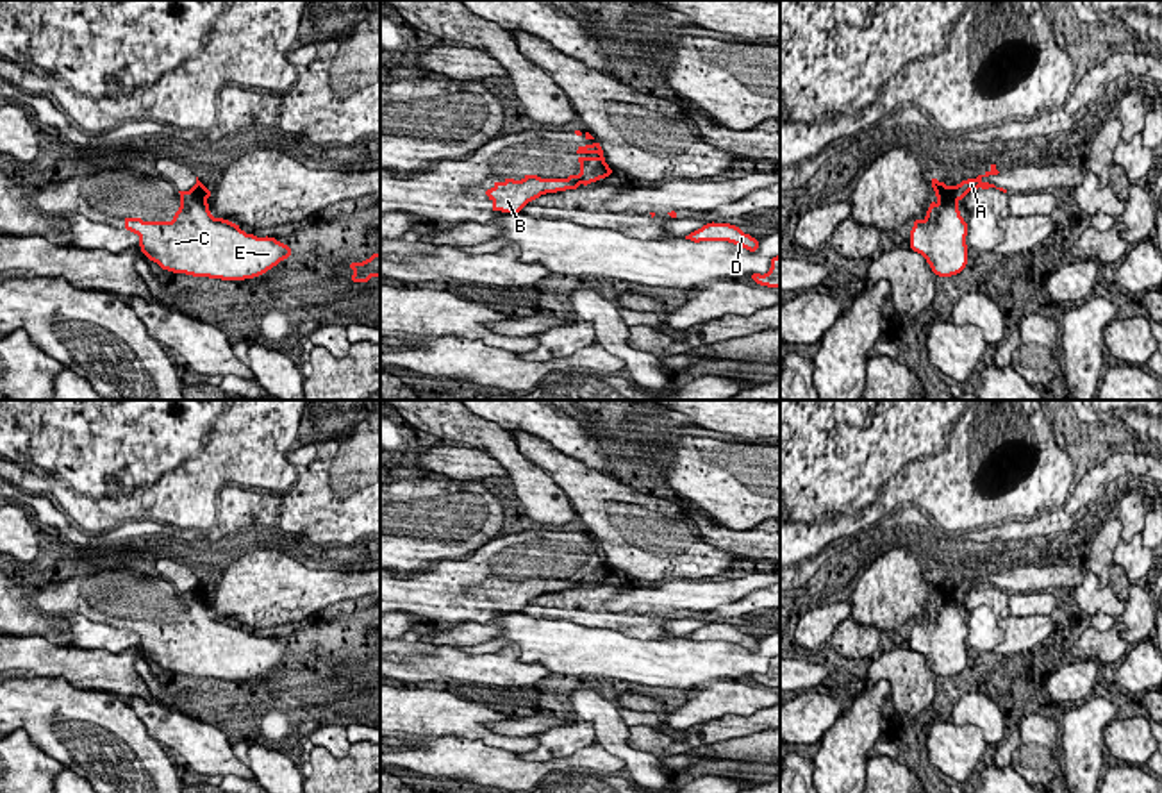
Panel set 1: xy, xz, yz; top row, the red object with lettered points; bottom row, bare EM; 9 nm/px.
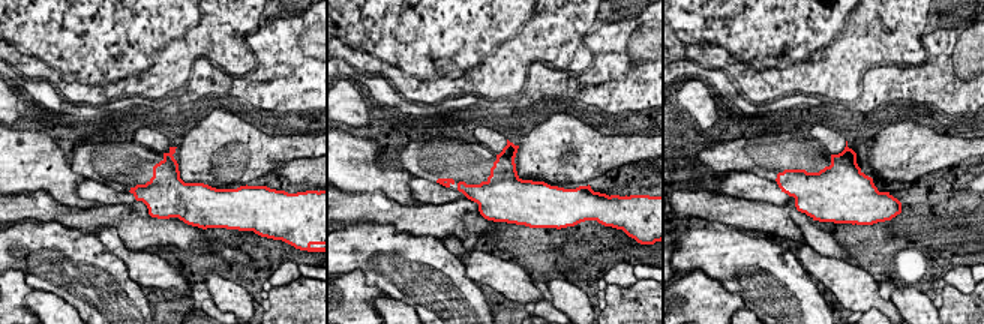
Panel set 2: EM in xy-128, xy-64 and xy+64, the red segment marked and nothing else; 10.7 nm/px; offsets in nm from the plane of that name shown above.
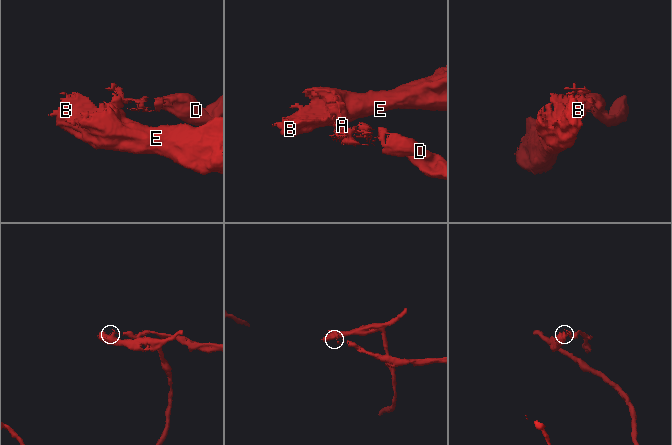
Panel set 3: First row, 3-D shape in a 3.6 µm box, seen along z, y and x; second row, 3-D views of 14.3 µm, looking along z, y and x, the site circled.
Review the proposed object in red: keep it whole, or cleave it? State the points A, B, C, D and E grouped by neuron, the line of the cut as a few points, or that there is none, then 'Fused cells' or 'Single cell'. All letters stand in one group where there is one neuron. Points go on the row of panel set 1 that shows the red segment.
Groups: A D / B C E. Split along xy (181, 191), (188, 191), (207, 211). Fused cells

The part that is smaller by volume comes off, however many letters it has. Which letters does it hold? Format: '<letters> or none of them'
A, D

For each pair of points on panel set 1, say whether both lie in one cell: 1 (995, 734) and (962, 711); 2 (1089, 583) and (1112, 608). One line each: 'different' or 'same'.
1: same
2: same

